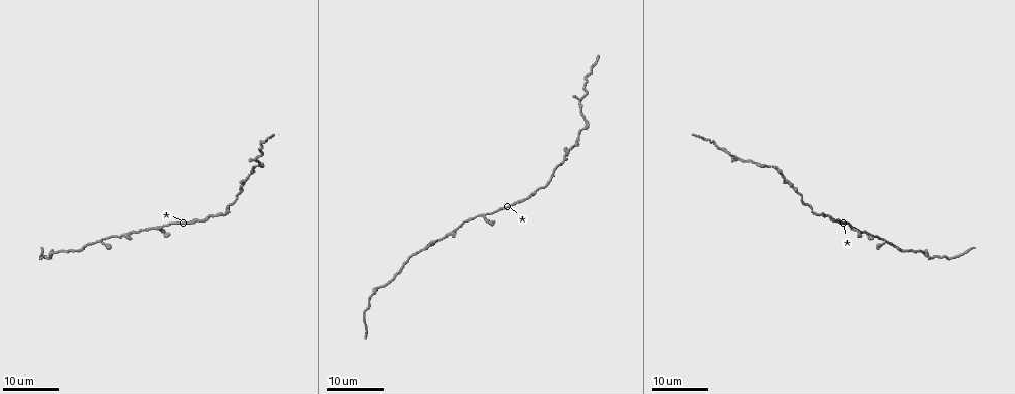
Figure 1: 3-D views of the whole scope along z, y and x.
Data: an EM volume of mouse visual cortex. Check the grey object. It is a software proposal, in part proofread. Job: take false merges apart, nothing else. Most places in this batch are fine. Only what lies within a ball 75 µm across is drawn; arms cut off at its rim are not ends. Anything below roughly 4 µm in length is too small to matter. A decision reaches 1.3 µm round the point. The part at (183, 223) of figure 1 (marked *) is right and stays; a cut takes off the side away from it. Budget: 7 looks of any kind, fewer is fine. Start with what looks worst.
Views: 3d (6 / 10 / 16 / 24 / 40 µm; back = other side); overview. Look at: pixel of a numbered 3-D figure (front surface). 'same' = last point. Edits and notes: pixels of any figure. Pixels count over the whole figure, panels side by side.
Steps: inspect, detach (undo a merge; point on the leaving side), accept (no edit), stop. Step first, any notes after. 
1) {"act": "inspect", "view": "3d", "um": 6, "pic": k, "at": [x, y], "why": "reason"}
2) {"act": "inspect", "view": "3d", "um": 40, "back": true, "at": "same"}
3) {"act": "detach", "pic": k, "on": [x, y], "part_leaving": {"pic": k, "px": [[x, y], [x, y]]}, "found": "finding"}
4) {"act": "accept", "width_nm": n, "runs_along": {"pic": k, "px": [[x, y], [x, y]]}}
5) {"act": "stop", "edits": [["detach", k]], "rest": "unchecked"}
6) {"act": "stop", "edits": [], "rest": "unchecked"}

{"act": "inspect", "view": "3d", "um": 24, "pic": 1, "at": [580, 111], "why": "calibre changes"}

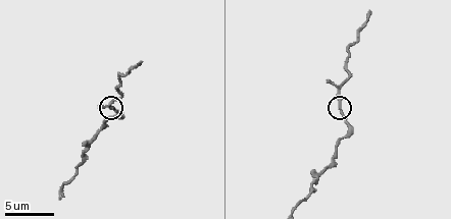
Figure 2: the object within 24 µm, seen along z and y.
{"act": "inspect", "view": "3d", "um": 6, "pic": 2, "at": [339, 107], "why": "zoom in"}

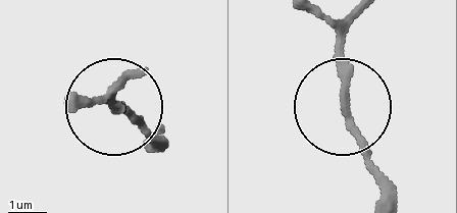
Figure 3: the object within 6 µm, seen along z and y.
{"act": "accept", "width_nm": 210, "runs_along": {"pic": 3, "px": [[381, 199], [345, 102], [345, 17]]}, "found": "all the same cell"}

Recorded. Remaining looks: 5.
{"act": "inspect", "view": "3d", "um": 24, "pic": 1, "at": [929, 257], "why": "thick turns thin"}

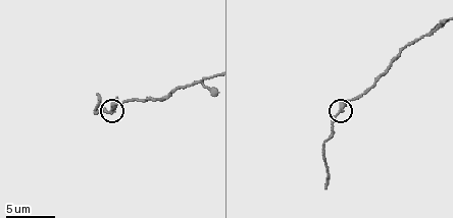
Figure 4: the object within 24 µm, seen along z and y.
{"act": "inspect", "view": "3d", "um": 10, "pic": 4, "at": [338, 113], "why": "zoom in"}

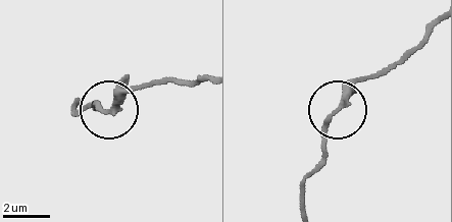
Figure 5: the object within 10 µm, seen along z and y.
{"act": "accept", "runs_along": {"pic": 5, "px": [[431, 29], [402, 58], [361, 81], [330, 122], [310, 173]]}, "found": "all the same cell"}

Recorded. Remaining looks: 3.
{"act": "inspect", "view": "3d", "um": 16, "pic": 1, "at": [120, 237], "why": "calibre changes"}

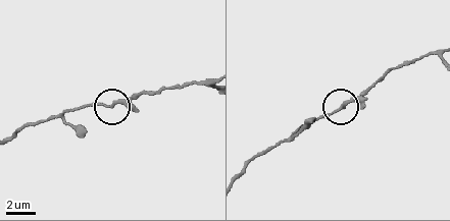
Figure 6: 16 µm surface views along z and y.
{"act": "inspect", "view": "3d", "um": 6, "pic": 6, "at": [344, 102]}

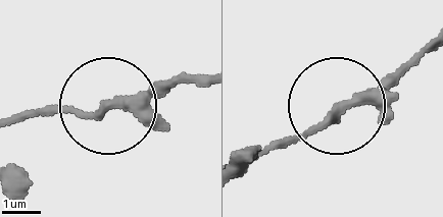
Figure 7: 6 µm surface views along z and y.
{"act": "inspect", "view": "3d", "um": 6, "back": true, "pic": 7, "at": [336, 112], "why": "other side"}

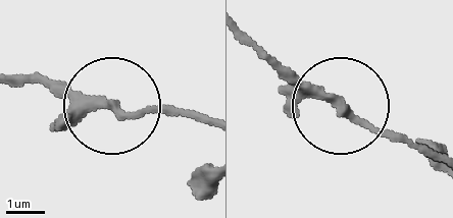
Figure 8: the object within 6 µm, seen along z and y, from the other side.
{"act": "accept", "runs_along": {"pic": 8, "px": [[18, 73], [136, 113], [191, 113]]}, "found": "continuous, no second cell"}

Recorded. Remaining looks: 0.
{"act": "stop", "edits": [], "rest": "unchecked"}

